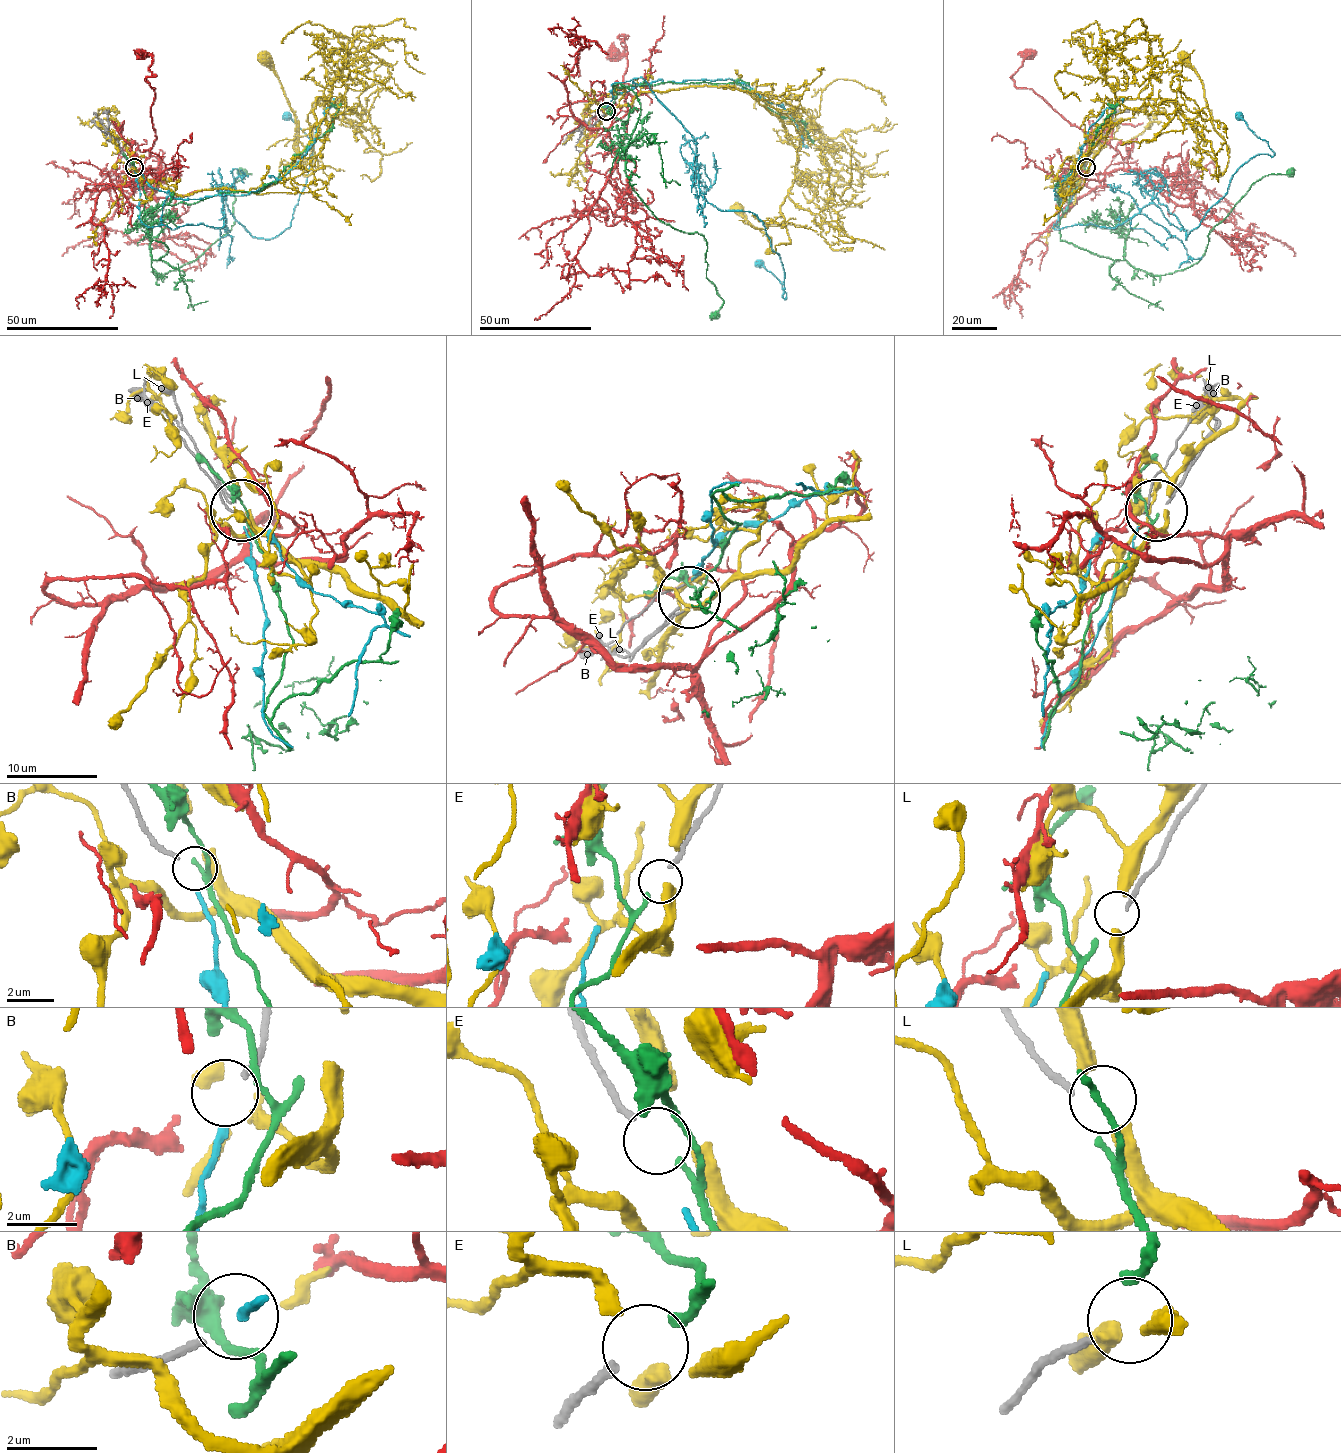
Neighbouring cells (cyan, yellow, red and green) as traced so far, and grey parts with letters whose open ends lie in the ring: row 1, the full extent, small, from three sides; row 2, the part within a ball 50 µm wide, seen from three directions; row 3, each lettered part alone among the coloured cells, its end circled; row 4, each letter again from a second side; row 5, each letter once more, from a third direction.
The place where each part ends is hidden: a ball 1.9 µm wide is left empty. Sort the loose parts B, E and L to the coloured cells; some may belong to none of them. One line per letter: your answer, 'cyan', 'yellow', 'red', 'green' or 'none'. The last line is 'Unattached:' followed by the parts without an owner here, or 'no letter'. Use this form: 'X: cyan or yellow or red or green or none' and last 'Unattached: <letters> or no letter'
B: cyan
E: green
L: none
Unattached: L

